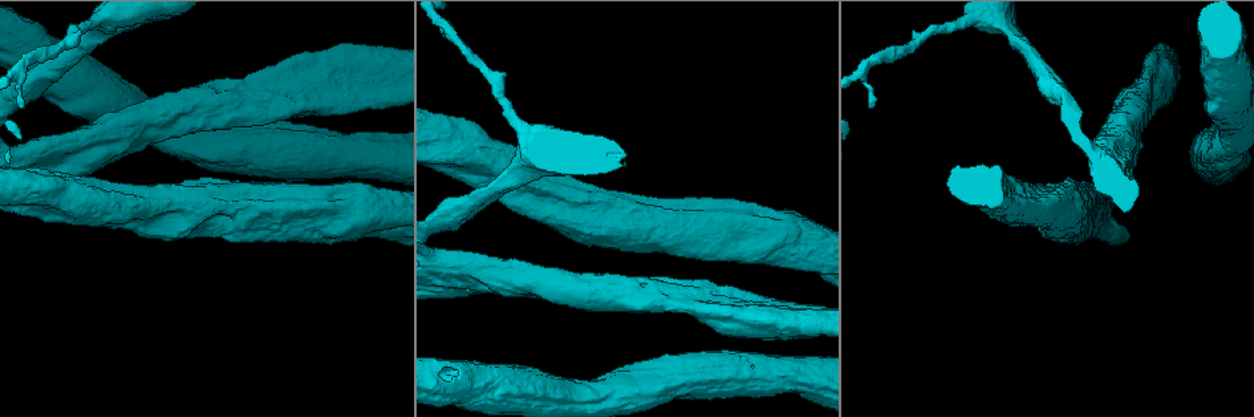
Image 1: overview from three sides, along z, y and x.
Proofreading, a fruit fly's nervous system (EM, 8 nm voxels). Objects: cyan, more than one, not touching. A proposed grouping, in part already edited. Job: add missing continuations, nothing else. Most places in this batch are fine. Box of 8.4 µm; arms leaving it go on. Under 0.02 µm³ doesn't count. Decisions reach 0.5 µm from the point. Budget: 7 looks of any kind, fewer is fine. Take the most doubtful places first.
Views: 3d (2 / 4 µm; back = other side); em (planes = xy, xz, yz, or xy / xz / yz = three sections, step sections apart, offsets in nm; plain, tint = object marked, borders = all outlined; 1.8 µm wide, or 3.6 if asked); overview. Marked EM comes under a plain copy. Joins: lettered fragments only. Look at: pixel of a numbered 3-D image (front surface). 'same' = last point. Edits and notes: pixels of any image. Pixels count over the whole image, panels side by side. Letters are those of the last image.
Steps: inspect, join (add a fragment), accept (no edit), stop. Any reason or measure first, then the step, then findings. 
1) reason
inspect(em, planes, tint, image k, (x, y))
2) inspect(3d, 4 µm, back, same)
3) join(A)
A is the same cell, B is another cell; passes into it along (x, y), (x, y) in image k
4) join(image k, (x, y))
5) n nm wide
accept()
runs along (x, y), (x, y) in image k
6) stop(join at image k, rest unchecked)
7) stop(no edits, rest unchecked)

stops while still wide
inspect(em, xy, step 4, borders, image 1, (812, 308))

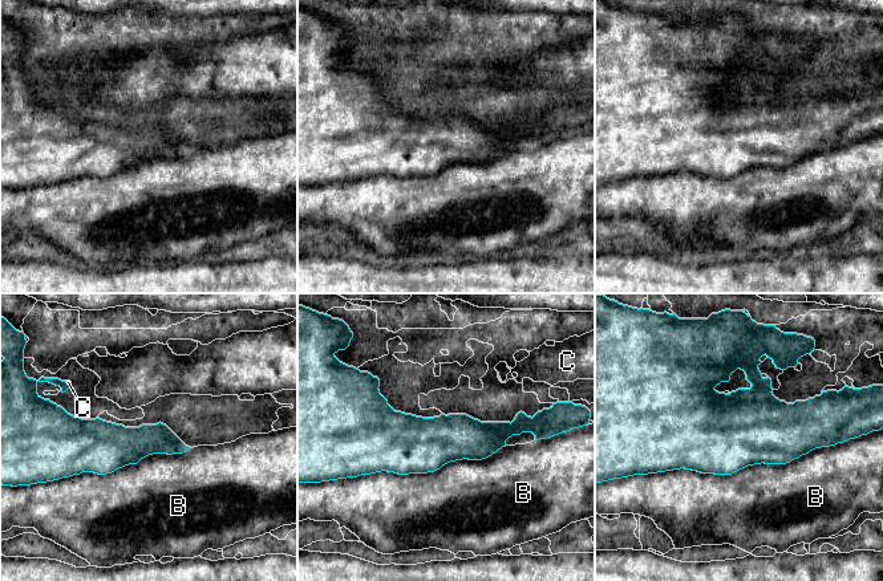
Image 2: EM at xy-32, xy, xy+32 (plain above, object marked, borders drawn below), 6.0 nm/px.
accept()
B and C are other cells; border along (835, 443), (730, 474), (656, 472) in image 2; no lettered fragment goes on from it

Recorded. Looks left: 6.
an open end
inspect(em, planes, tint, image 1, (22, 107))

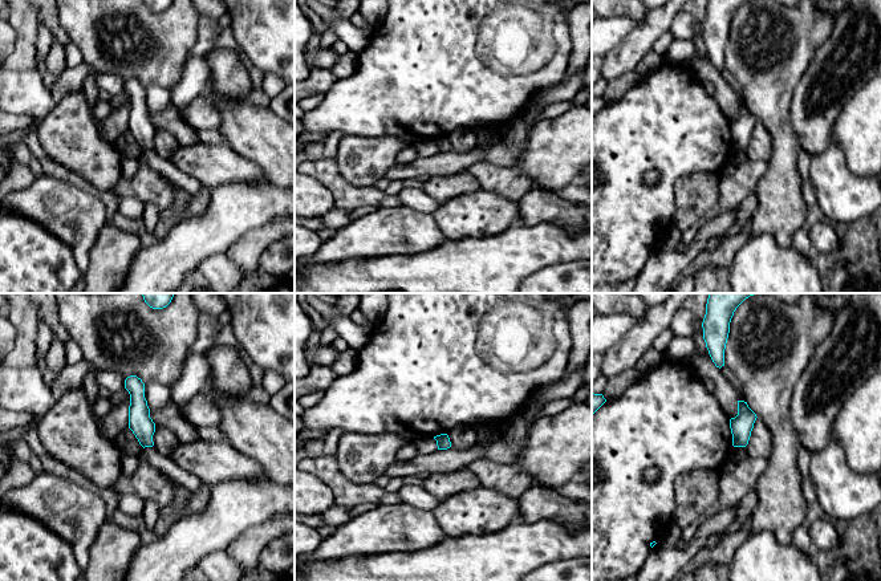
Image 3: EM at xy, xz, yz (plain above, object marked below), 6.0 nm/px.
inspect(em, planes, borders, same)

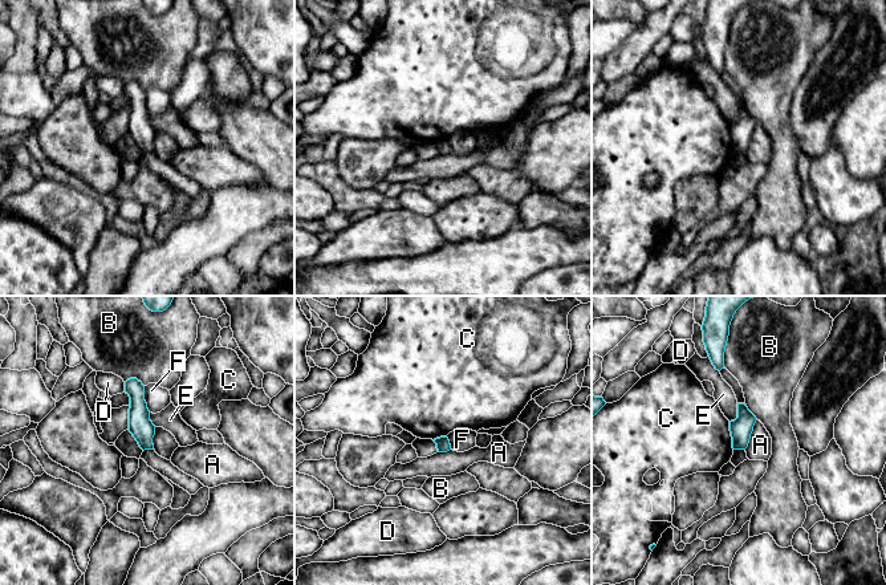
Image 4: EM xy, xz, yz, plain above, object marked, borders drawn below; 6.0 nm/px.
accept()
A, B, C, D, E and F are other cells; border along (143, 386), (143, 399), (150, 411) in image 4; no lettered fragment goes on from it

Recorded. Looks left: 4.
sharp bend
inspect(3d, 4 µm, image 1, (268, 102))

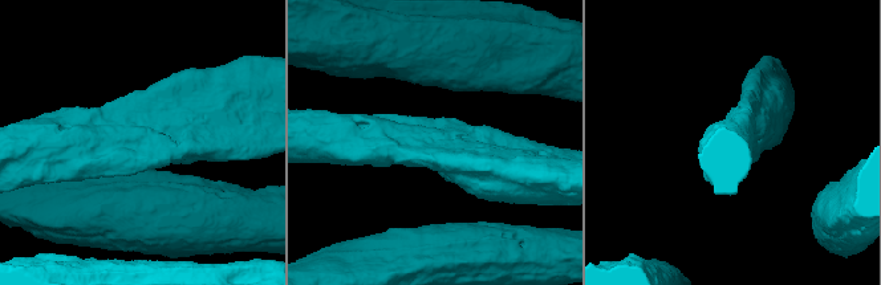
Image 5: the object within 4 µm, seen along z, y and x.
inspect(em, xy, step 4, tint, image 5, (437, 143))

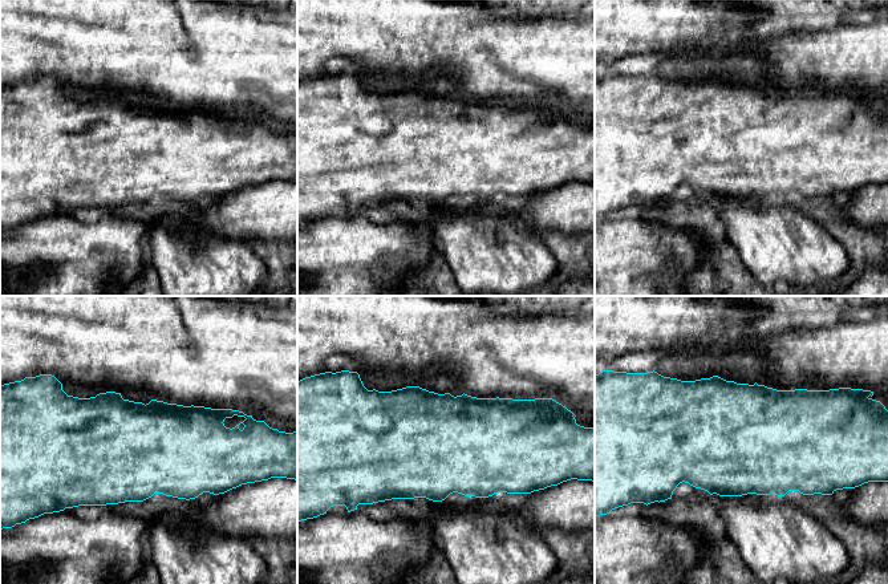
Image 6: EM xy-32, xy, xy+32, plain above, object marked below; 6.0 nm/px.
inspect(em, xy, step 4, borders, same)

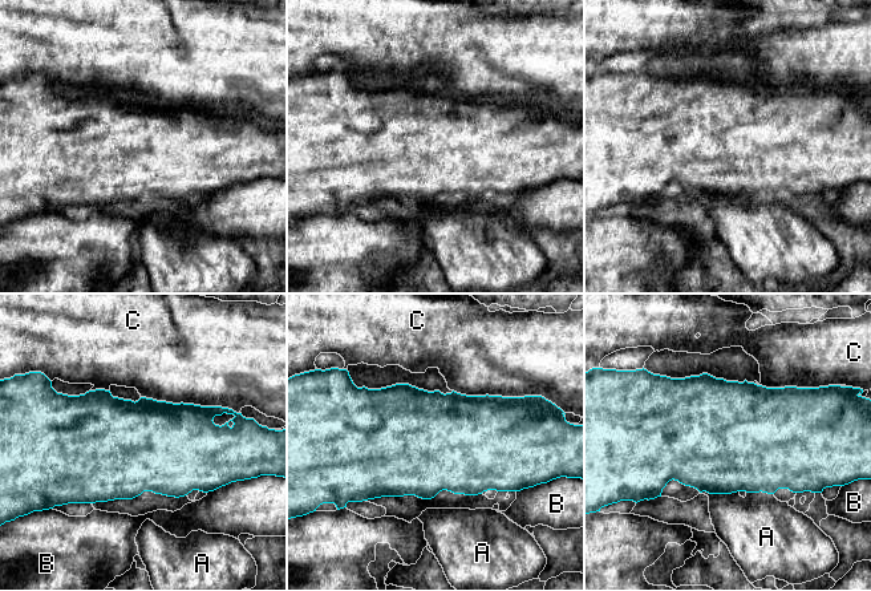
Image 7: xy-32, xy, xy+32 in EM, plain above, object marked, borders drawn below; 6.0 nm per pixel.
600 nm wide
accept()
A, B and C are other cells; border along (738, 490), (730, 493), (701, 493) in image 7; no lettered fragment goes on from it

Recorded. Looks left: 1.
stop(no edits, rest unchecked)

